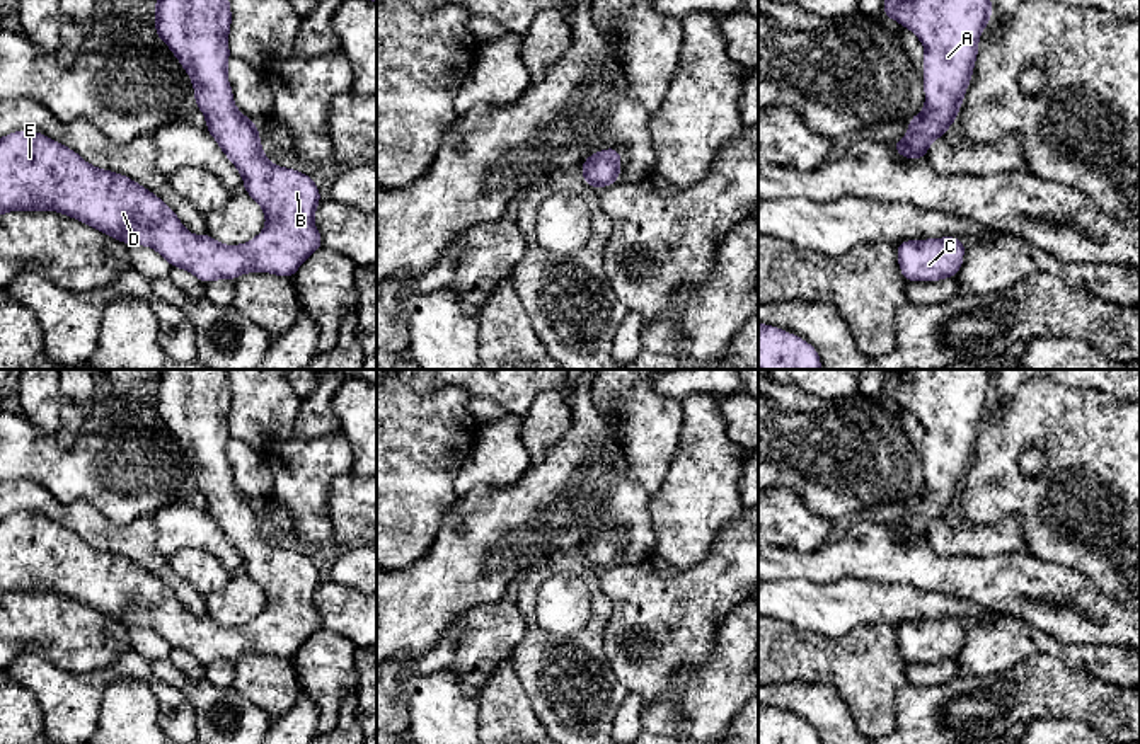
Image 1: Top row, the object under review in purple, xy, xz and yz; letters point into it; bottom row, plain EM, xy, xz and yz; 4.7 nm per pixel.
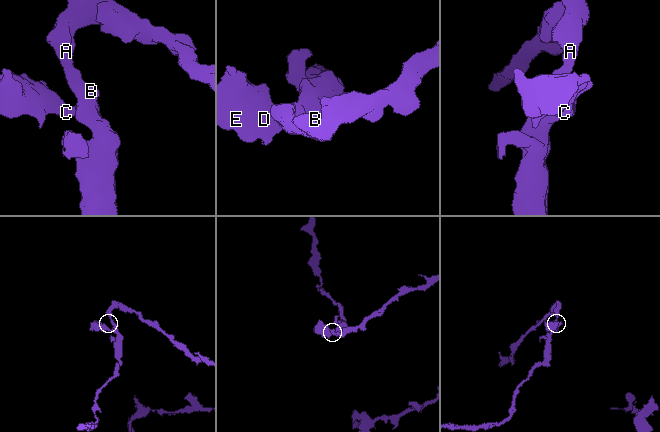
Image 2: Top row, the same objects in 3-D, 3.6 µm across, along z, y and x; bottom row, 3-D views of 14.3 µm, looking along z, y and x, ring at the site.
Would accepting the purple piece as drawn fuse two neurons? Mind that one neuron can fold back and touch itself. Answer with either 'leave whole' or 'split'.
leave whole

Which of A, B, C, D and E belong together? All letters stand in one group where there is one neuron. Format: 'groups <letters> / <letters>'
groups A B C D E

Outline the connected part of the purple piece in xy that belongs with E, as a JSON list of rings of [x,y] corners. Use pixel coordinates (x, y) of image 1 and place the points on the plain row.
[[[164,369],[153,386],[155,417],[165,422],[189,456],[194,485],[206,499],[206,512],[242,557],[242,570],[262,589],[264,611],[242,627],[223,627],[208,615],[193,616],[176,592],[147,569],[123,555],[94,548],[75,531],[31,511],[17,511],[0,519],[0,598],[7,592],[58,592],[124,627],[152,628],[170,649],[181,649],[204,666],[215,661],[235,662],[245,654],[271,654],[291,661],[303,642],[324,628],[314,604],[322,579],[310,557],[266,540],[256,502],[235,489],[227,455],[232,438],[227,369]]]

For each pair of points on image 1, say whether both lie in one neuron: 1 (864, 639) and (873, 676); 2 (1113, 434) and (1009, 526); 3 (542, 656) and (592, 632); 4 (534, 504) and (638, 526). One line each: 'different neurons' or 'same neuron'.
1: same neuron
2: different neurons
3: same neuron
4: same neuron

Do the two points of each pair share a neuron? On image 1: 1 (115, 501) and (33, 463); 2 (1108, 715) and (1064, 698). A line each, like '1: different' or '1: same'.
1: same
2: same

